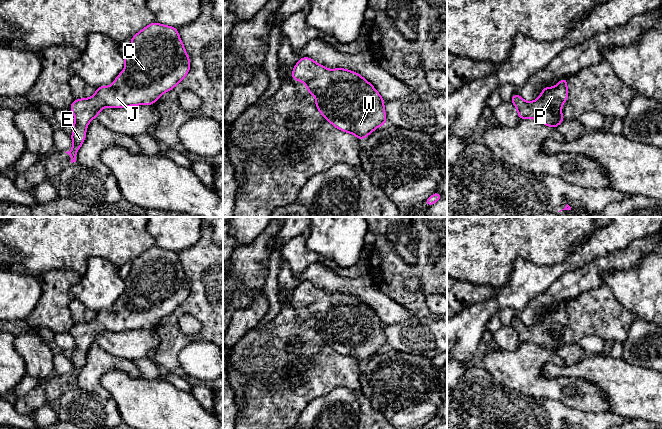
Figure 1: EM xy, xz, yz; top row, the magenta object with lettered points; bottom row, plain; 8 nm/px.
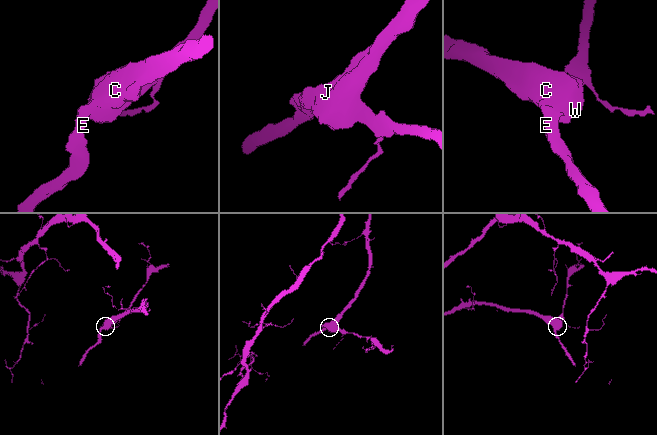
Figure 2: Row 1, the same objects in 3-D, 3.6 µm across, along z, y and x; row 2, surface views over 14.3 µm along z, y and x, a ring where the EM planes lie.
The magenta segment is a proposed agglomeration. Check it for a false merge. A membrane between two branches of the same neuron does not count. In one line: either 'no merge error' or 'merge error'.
no merge error

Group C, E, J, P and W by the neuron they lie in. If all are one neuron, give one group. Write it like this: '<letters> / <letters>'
C E J P W

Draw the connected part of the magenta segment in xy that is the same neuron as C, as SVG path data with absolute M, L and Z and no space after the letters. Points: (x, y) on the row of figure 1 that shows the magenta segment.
M157 22L149 24L131 38L130 48L123 57L125 68L110 87L99 86L91 98L74 100L69 107L75 116L73 133L70 135L73 147L71 151L65 152L70 156L71 163L76 162L76 153L85 141L89 122L99 116L103 107L124 108L155 104L163 93L179 84L190 70L190 58L179 37L178 29Z

